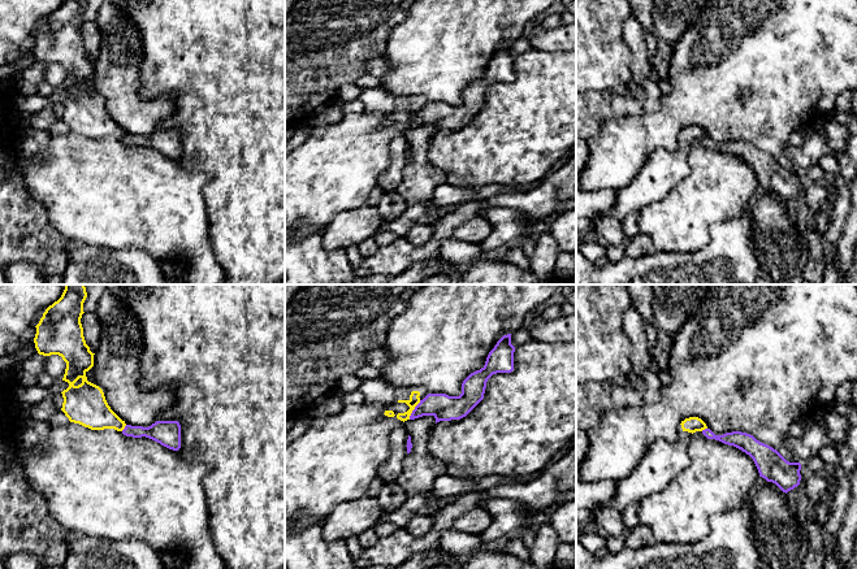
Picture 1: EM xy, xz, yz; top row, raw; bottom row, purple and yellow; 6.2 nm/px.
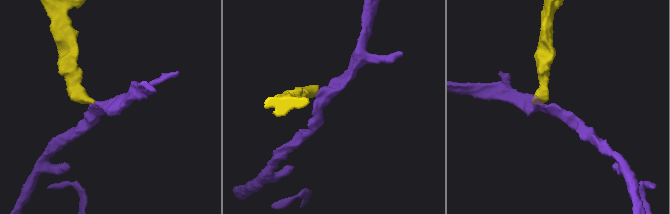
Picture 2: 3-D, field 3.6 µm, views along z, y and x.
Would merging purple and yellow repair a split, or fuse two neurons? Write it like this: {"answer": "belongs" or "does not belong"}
{"answer": "does not belong"}

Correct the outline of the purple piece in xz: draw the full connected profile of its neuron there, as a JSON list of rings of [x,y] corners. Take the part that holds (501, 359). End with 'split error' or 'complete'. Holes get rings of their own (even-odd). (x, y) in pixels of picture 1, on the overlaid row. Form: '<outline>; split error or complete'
[[[511,334],[503,335],[489,352],[485,365],[463,381],[459,396],[428,394],[415,407],[410,420],[433,416],[437,424],[466,417],[484,399],[486,382],[493,374],[511,373],[514,370],[514,352]]]; complete

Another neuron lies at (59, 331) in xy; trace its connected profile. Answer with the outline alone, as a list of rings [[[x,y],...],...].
[[[64,284],[65,290],[61,297],[49,305],[40,318],[34,338],[35,348],[39,355],[51,356],[59,355],[66,362],[66,369],[62,381],[69,383],[64,390],[61,411],[70,422],[79,424],[91,430],[114,429],[122,431],[126,426],[108,405],[103,390],[88,382],[86,373],[94,366],[94,355],[86,344],[83,336],[83,327],[81,318],[83,312],[83,303],[87,297],[85,284]]]

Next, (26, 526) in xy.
[[[0,381],[0,560],[27,553],[40,559],[46,569],[62,568],[69,530],[51,516],[48,499],[26,482],[20,462],[4,460],[21,425],[14,412],[20,404],[14,386]]]

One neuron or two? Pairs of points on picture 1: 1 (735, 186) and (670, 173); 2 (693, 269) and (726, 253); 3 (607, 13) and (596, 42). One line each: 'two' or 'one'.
1: two
2: one
3: one

